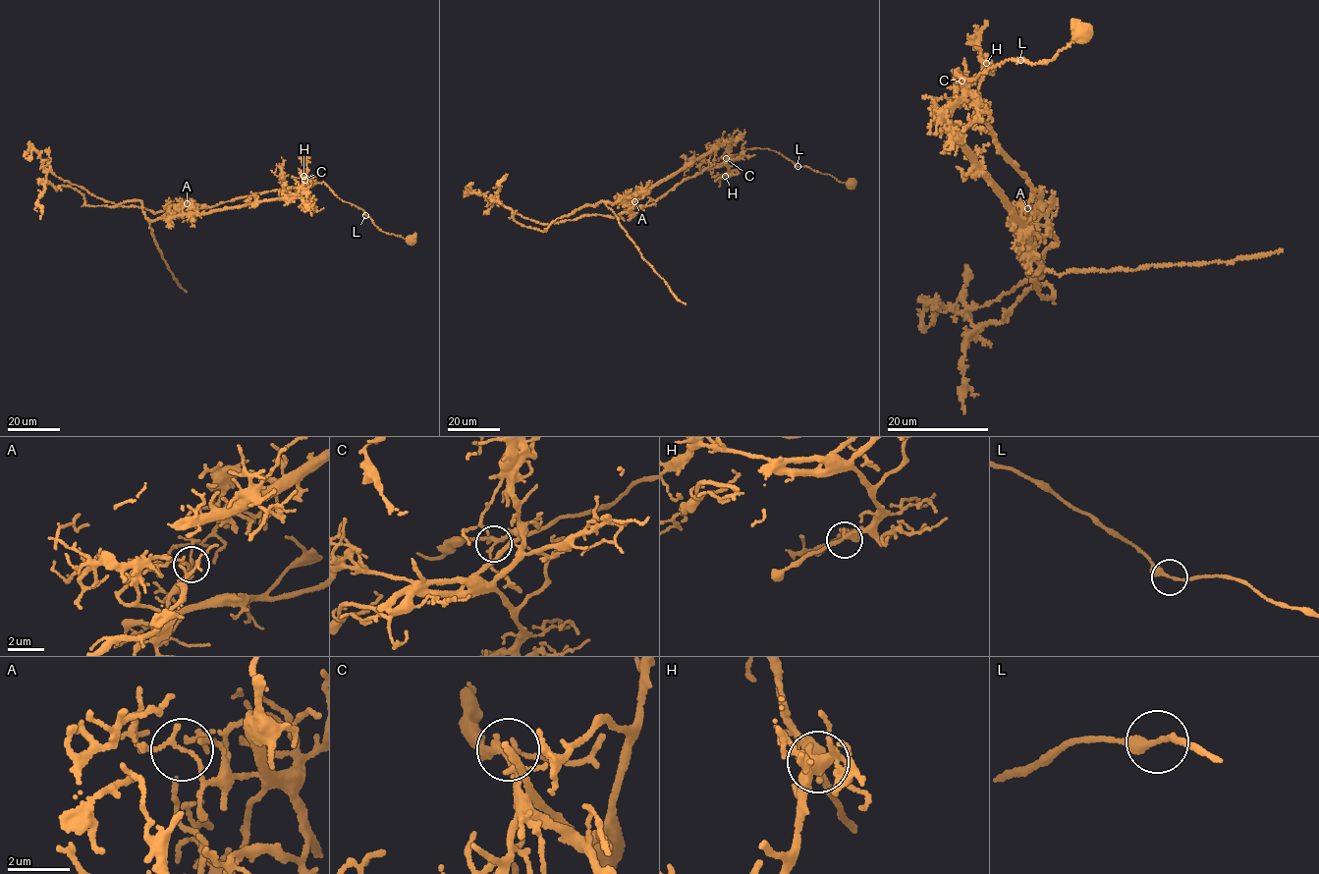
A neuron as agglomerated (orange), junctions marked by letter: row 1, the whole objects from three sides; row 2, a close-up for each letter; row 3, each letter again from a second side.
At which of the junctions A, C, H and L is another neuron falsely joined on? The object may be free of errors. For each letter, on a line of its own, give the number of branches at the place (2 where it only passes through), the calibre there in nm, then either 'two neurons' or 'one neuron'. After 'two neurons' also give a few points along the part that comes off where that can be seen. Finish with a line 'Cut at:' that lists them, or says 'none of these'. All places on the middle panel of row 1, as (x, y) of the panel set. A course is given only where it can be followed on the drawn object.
A: 2 | 120 nm | two neurons | (634, 201), (639, 190), (614, 202), (585, 204), (544, 232), (518, 224), (500, 202), (498, 185), (507, 175)
C: 3 | 200 nm | one neuron
H: 3 | 360 nm | one neuron
L: 2 | 240 nm | one neuron
Cut at: A

